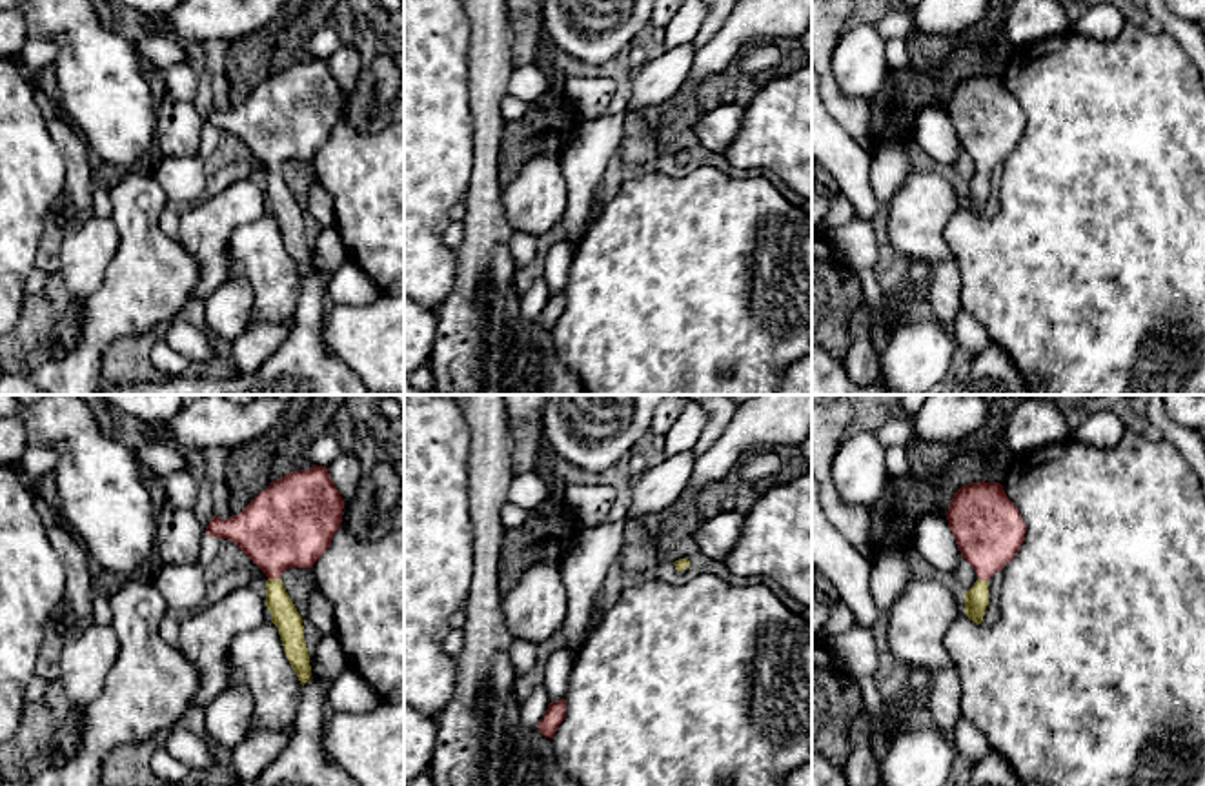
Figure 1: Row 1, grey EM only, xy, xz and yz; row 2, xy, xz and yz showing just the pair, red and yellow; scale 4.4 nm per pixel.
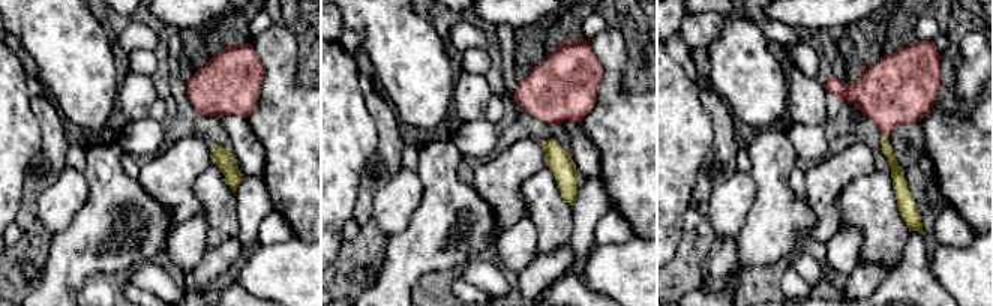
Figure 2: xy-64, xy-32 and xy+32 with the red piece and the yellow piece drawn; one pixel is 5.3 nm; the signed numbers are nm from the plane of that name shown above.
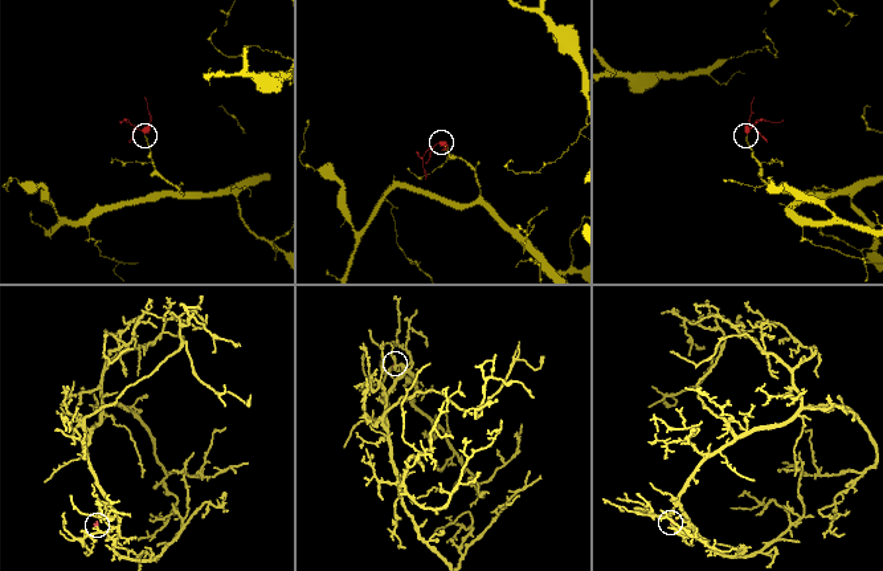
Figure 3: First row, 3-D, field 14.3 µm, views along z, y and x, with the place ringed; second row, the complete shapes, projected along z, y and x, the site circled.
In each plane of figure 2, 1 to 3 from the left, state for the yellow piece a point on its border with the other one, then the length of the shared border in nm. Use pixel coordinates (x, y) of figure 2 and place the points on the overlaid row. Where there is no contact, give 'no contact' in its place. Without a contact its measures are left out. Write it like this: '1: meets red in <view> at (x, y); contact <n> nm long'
1: no contact
2: no contact
3: no contact

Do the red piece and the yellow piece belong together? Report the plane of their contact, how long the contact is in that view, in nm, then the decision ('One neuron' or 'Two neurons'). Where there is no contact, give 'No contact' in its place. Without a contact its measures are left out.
Touches red in xy. Shared border 60 nm. One neuron

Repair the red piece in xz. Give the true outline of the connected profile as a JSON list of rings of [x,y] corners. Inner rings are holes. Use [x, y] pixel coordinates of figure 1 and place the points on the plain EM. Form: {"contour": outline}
{"contour": [[[555,293],[548,297],[548,302],[544,304],[542,311],[539,313],[537,320],[544,329],[553,331],[559,317],[562,315],[566,307],[566,293]]]}

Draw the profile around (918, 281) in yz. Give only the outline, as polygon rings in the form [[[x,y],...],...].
[[[910,260],[910,267],[906,269],[906,280],[908,280],[908,306],[910,306],[910,318],[914,318],[914,311],[927,304],[928,295],[928,275],[930,275],[930,264],[925,260]]]

